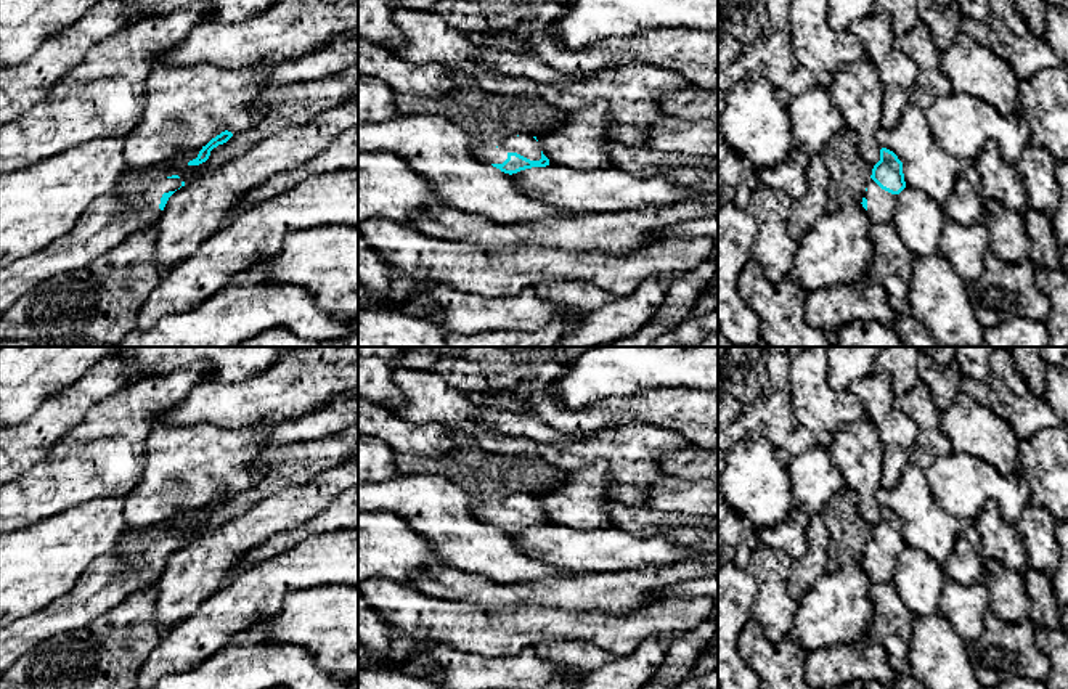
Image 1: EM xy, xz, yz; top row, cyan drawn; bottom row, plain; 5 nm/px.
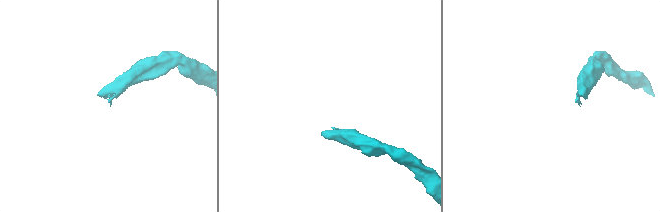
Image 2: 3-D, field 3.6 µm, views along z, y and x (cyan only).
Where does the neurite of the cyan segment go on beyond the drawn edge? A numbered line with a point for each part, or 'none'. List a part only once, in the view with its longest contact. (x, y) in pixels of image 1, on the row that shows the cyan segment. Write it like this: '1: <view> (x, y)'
1: xz (525, 145)

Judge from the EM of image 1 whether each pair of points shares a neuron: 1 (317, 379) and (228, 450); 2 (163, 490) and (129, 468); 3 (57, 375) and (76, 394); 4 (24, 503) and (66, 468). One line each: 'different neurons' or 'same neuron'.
1: different neurons
2: different neurons
3: different neurons
4: same neuron

